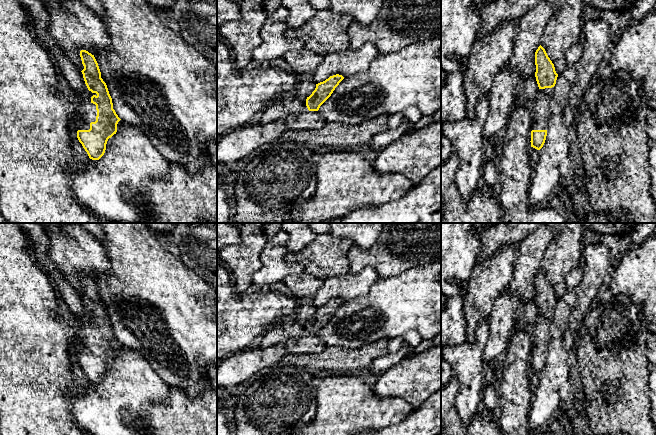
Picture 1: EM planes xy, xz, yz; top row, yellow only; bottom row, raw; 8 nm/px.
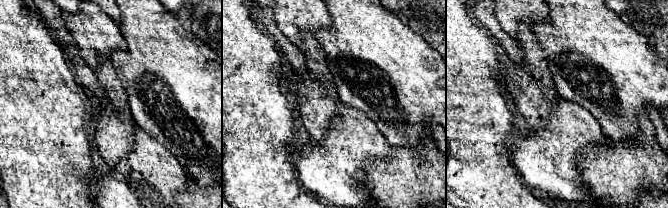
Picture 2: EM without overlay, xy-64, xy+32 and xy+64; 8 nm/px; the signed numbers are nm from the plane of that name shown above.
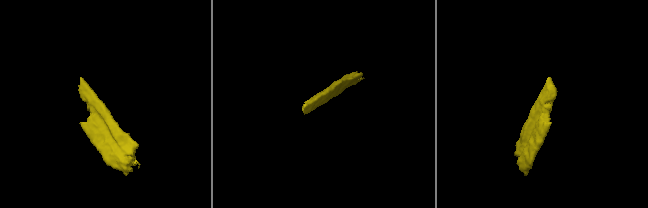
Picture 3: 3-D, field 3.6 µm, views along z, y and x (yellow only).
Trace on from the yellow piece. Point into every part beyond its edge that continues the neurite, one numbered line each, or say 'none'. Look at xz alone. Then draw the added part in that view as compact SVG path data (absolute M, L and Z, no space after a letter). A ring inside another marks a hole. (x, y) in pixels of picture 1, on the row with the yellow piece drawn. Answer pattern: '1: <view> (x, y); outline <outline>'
1: xz (288, 105); outline M310 94L311 95L311 94ZM293 95L283 96L262 112L258 125L266 125L288 115L310 112L306 106L306 99L310 96L297 98Z

